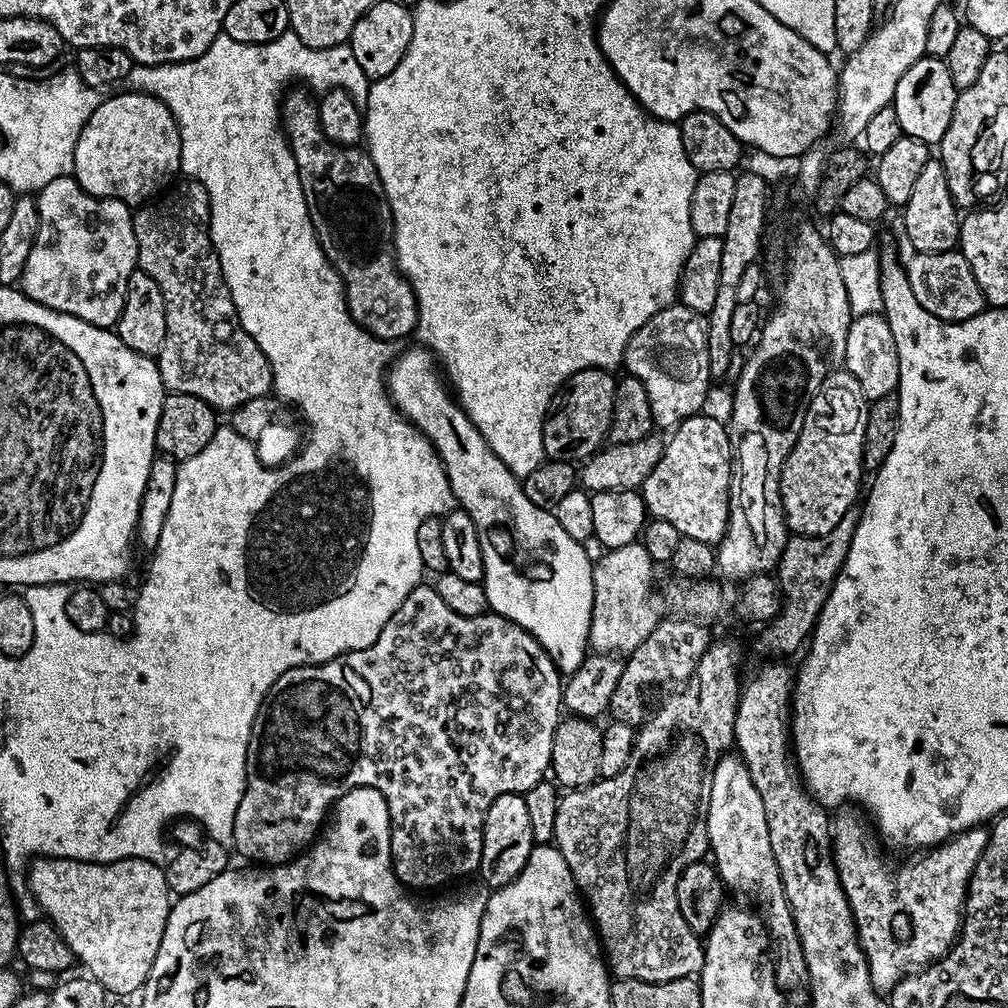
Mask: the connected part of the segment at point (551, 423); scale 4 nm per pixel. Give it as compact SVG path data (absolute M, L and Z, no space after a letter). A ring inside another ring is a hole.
M603 368L578 370L556 389L556 396L550 402L542 426L542 442L547 459L580 462L607 441L617 381L617 377L612 375L611 371Z

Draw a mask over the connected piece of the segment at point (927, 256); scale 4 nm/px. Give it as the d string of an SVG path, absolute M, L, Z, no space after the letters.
M959 250L950 252L915 252L907 257L908 281L910 290L914 290L914 298L922 302L930 314L943 320L969 320L985 311L986 301L978 286L978 278L974 278L974 270L970 270L970 262Z

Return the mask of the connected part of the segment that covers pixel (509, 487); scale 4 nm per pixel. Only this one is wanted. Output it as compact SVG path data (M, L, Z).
M423 346L415 347L408 349L401 356L399 353L393 359L386 373L388 395L391 396L397 410L411 424L416 425L424 433L424 437L432 441L432 447L440 456L440 462L448 476L455 503L468 512L470 518L474 518L478 542L482 546L482 583L488 607L496 615L505 616L507 620L525 628L544 647L546 654L550 654L561 673L577 672L584 657L590 652L588 635L594 606L593 561L586 554L583 543L570 538L570 534L566 534L566 530L558 526L555 511L534 506L534 502L526 498L521 481L504 465L502 458L498 458L498 454L490 450L478 426L474 426L474 422L454 399L449 385L438 371L437 357Z

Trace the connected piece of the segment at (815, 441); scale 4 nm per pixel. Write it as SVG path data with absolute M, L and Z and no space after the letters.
M847 370L829 374L810 402L802 430L780 471L784 523L798 536L830 534L842 514L857 503L864 467L864 435L869 401Z

